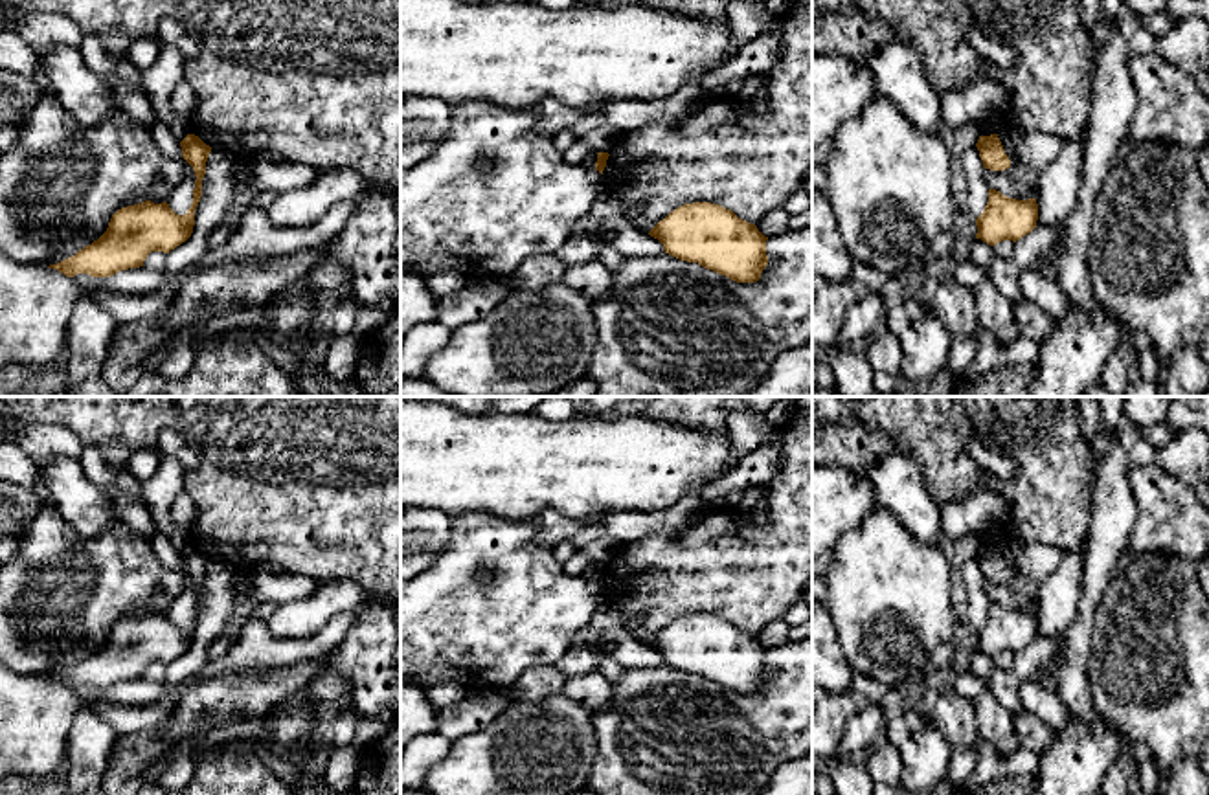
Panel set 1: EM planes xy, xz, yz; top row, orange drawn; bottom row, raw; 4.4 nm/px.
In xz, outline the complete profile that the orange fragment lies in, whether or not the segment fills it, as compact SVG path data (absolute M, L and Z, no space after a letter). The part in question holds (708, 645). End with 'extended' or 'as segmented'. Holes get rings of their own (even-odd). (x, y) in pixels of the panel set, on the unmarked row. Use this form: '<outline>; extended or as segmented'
M711 613L676 619L649 646L663 655L665 665L737 694L759 692L768 676L768 648L731 621Z; as segmented

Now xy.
M187 545L182 553L182 569L195 582L193 613L186 626L176 626L167 613L141 615L118 621L107 643L75 666L50 676L66 689L88 685L92 689L110 689L121 681L140 679L151 663L169 665L186 654L195 637L195 621L202 608L202 589L211 558L198 547Z; as segmented

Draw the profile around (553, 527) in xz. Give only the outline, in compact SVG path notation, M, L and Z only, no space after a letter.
M544 510L537 521L538 532L535 536L535 545L542 549L553 549L559 543L571 540L584 525L582 521L571 520L557 510Z

